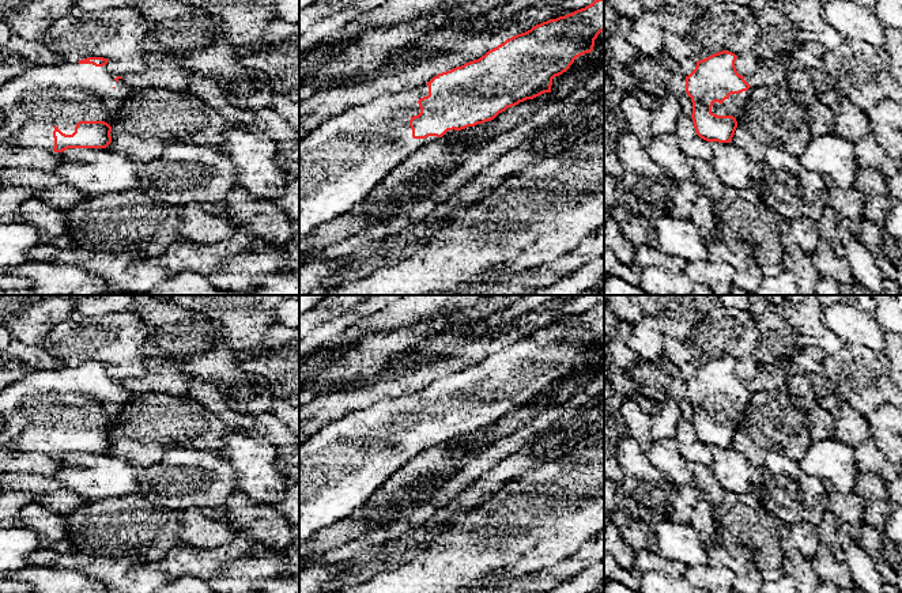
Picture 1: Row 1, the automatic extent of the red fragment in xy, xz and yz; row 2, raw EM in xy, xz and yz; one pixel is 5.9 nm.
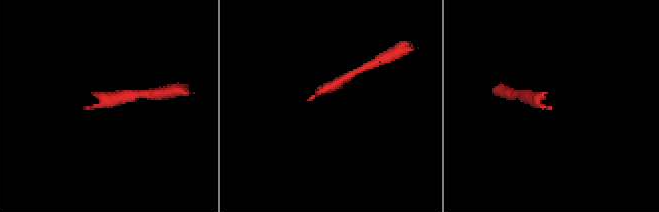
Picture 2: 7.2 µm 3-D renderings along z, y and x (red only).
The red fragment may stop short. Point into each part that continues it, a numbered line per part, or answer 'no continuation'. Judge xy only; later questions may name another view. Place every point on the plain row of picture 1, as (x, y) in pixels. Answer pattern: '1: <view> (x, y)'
1: xy (61, 399)

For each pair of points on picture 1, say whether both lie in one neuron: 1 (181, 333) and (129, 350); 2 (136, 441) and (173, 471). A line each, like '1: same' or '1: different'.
1: different
2: different

